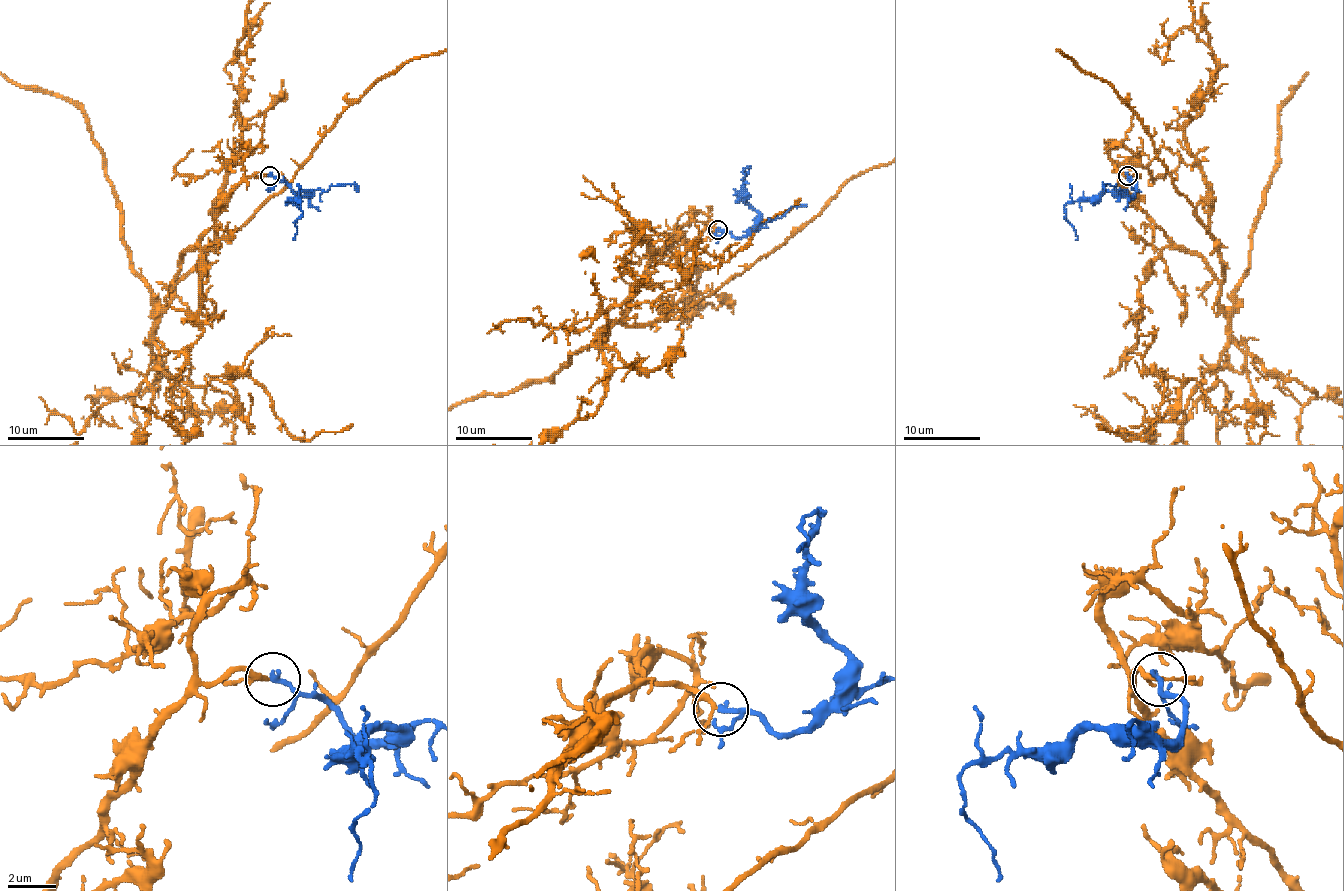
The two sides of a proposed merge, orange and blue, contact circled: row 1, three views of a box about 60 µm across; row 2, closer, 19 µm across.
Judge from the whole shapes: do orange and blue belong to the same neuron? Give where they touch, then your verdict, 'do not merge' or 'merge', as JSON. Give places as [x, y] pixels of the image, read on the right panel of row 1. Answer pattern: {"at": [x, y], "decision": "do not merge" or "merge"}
{"at": [1128, 175], "decision": "merge"}

